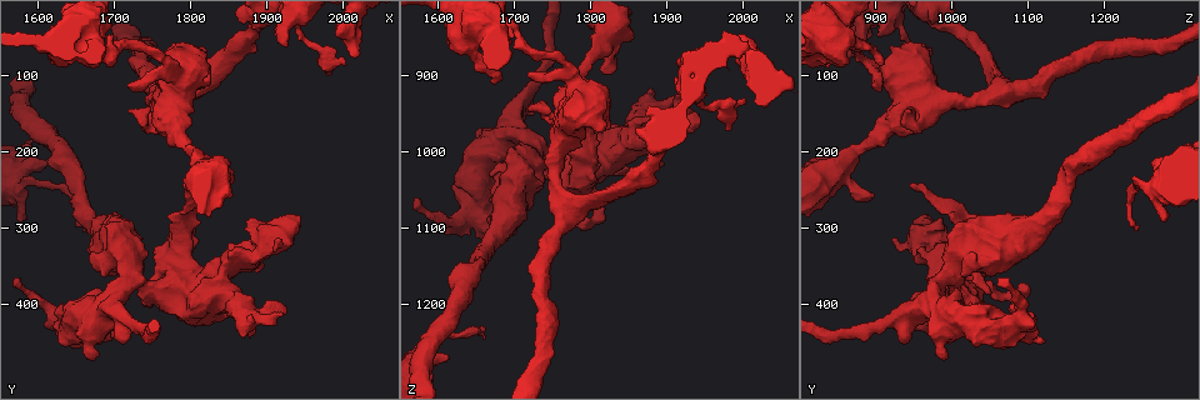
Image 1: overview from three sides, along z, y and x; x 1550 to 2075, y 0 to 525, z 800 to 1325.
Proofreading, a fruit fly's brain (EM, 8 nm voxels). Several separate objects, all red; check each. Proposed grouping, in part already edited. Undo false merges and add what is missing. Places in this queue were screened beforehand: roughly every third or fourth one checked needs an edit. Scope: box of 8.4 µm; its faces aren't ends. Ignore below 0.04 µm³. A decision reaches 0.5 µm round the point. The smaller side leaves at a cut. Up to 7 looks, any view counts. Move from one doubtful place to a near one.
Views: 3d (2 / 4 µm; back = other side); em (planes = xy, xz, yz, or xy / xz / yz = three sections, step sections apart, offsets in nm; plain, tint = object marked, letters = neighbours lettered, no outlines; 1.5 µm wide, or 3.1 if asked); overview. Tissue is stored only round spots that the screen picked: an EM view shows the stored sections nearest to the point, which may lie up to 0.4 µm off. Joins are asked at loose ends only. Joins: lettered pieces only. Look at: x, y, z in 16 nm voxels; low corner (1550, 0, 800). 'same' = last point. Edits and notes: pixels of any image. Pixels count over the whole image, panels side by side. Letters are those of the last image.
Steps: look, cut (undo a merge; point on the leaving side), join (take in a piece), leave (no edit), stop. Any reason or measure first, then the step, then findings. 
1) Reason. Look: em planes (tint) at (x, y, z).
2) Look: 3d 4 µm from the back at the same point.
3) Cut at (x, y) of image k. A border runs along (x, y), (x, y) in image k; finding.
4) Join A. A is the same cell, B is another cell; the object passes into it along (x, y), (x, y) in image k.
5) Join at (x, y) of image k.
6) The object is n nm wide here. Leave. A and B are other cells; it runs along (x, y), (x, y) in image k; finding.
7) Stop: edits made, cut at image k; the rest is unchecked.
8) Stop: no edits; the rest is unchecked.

An open end. Look: 3d 2 µm at (2020, 70, 865).

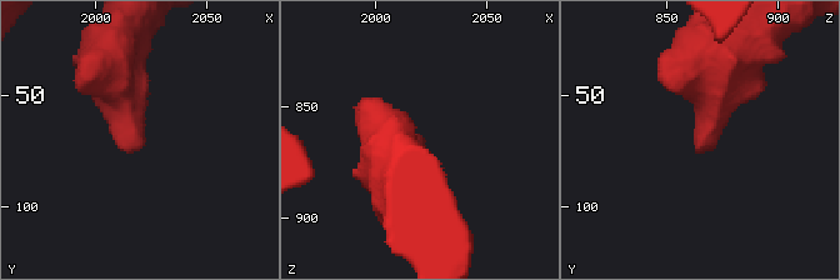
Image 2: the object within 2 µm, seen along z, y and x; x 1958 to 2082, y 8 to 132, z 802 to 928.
Now the EM. Look: em yz step 8 (letters) at (2022, 71, 864).

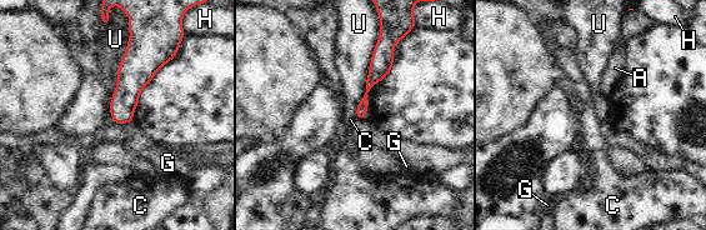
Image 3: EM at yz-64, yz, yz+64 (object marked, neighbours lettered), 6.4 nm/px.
Leave. A, C, G, H and U are other cells; it runs along (381, 44), (361, 116) in image 3; no lettered piece goes on from it.

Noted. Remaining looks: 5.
Branch stops here. Look: em xy step 8 (letters) at (1675, 90, 905).

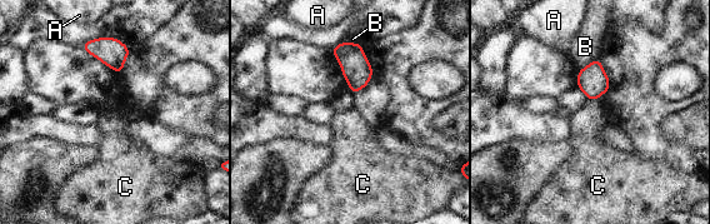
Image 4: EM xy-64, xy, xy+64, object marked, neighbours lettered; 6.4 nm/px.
The longest contact is with B, 140 nm. Leave. A, B and C are other cells; a border runs along (588, 99), (596, 100) in image 4; no lettered piece goes on from it.

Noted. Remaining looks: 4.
Free end. Look: em xy step 4 (letters) at (1610, 210, 1265).

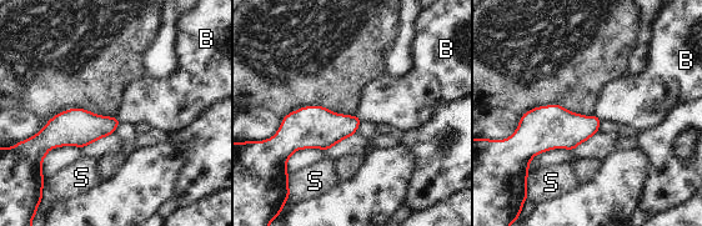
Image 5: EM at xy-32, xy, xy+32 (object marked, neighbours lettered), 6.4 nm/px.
Leave. B and S are other cells; no lettered piece goes on from it.

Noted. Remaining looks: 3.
Stop: no edits; the rest is unchecked.

